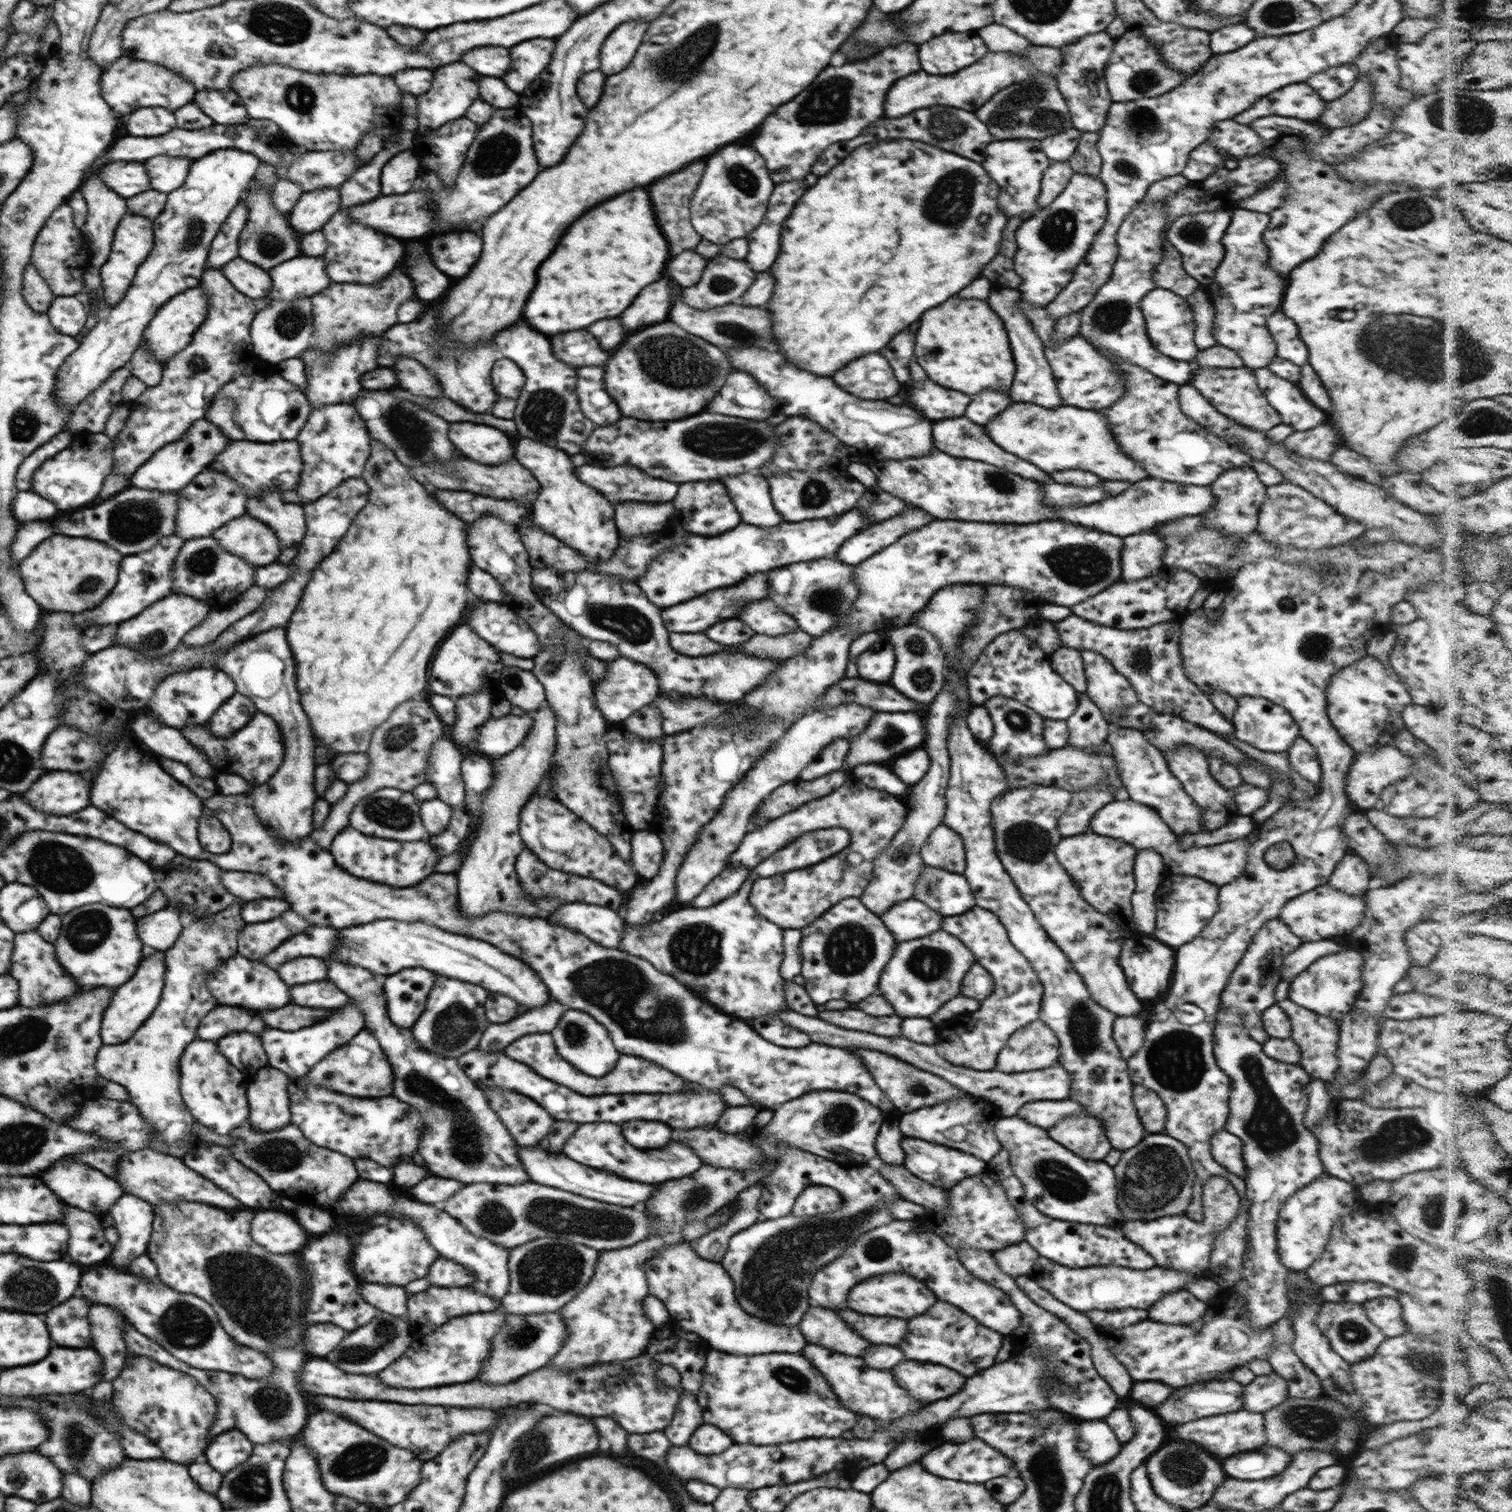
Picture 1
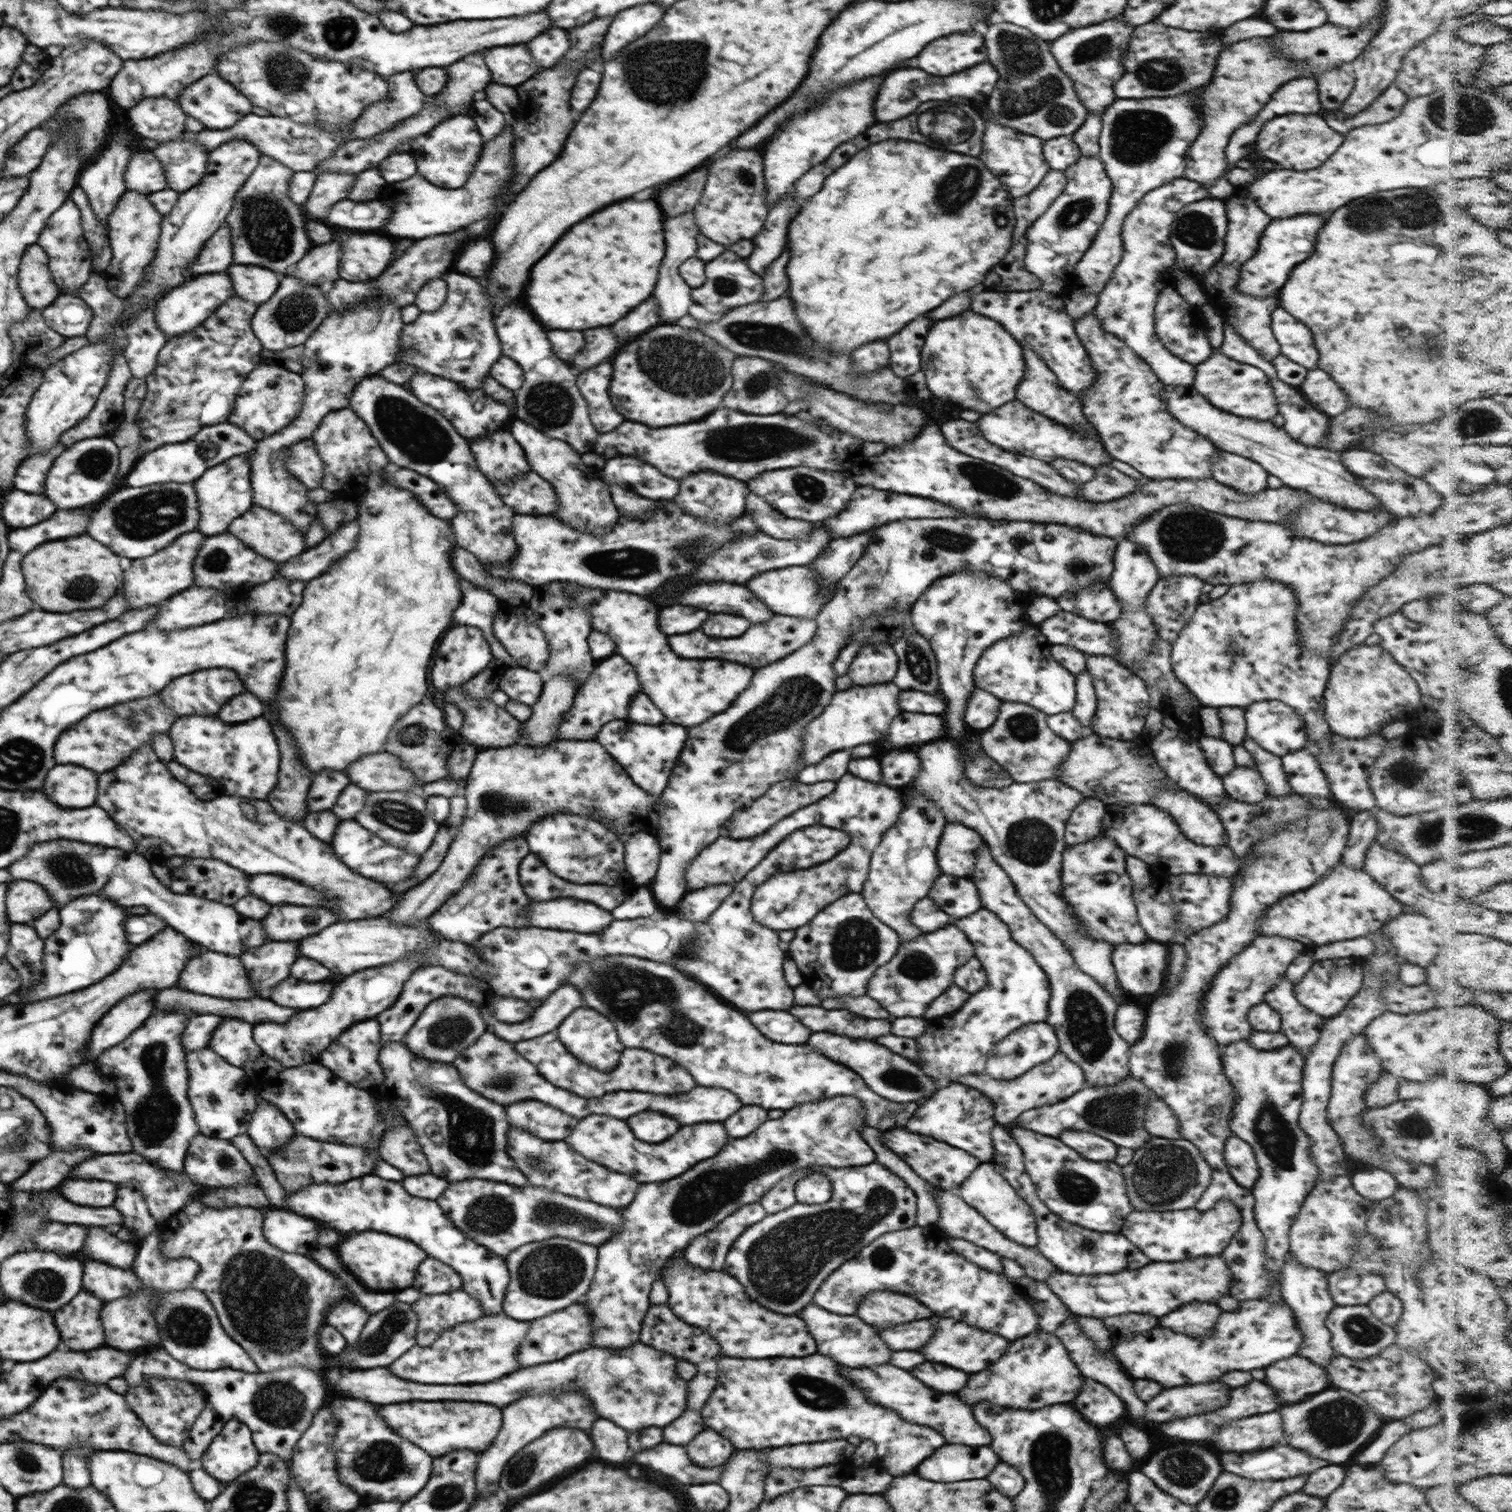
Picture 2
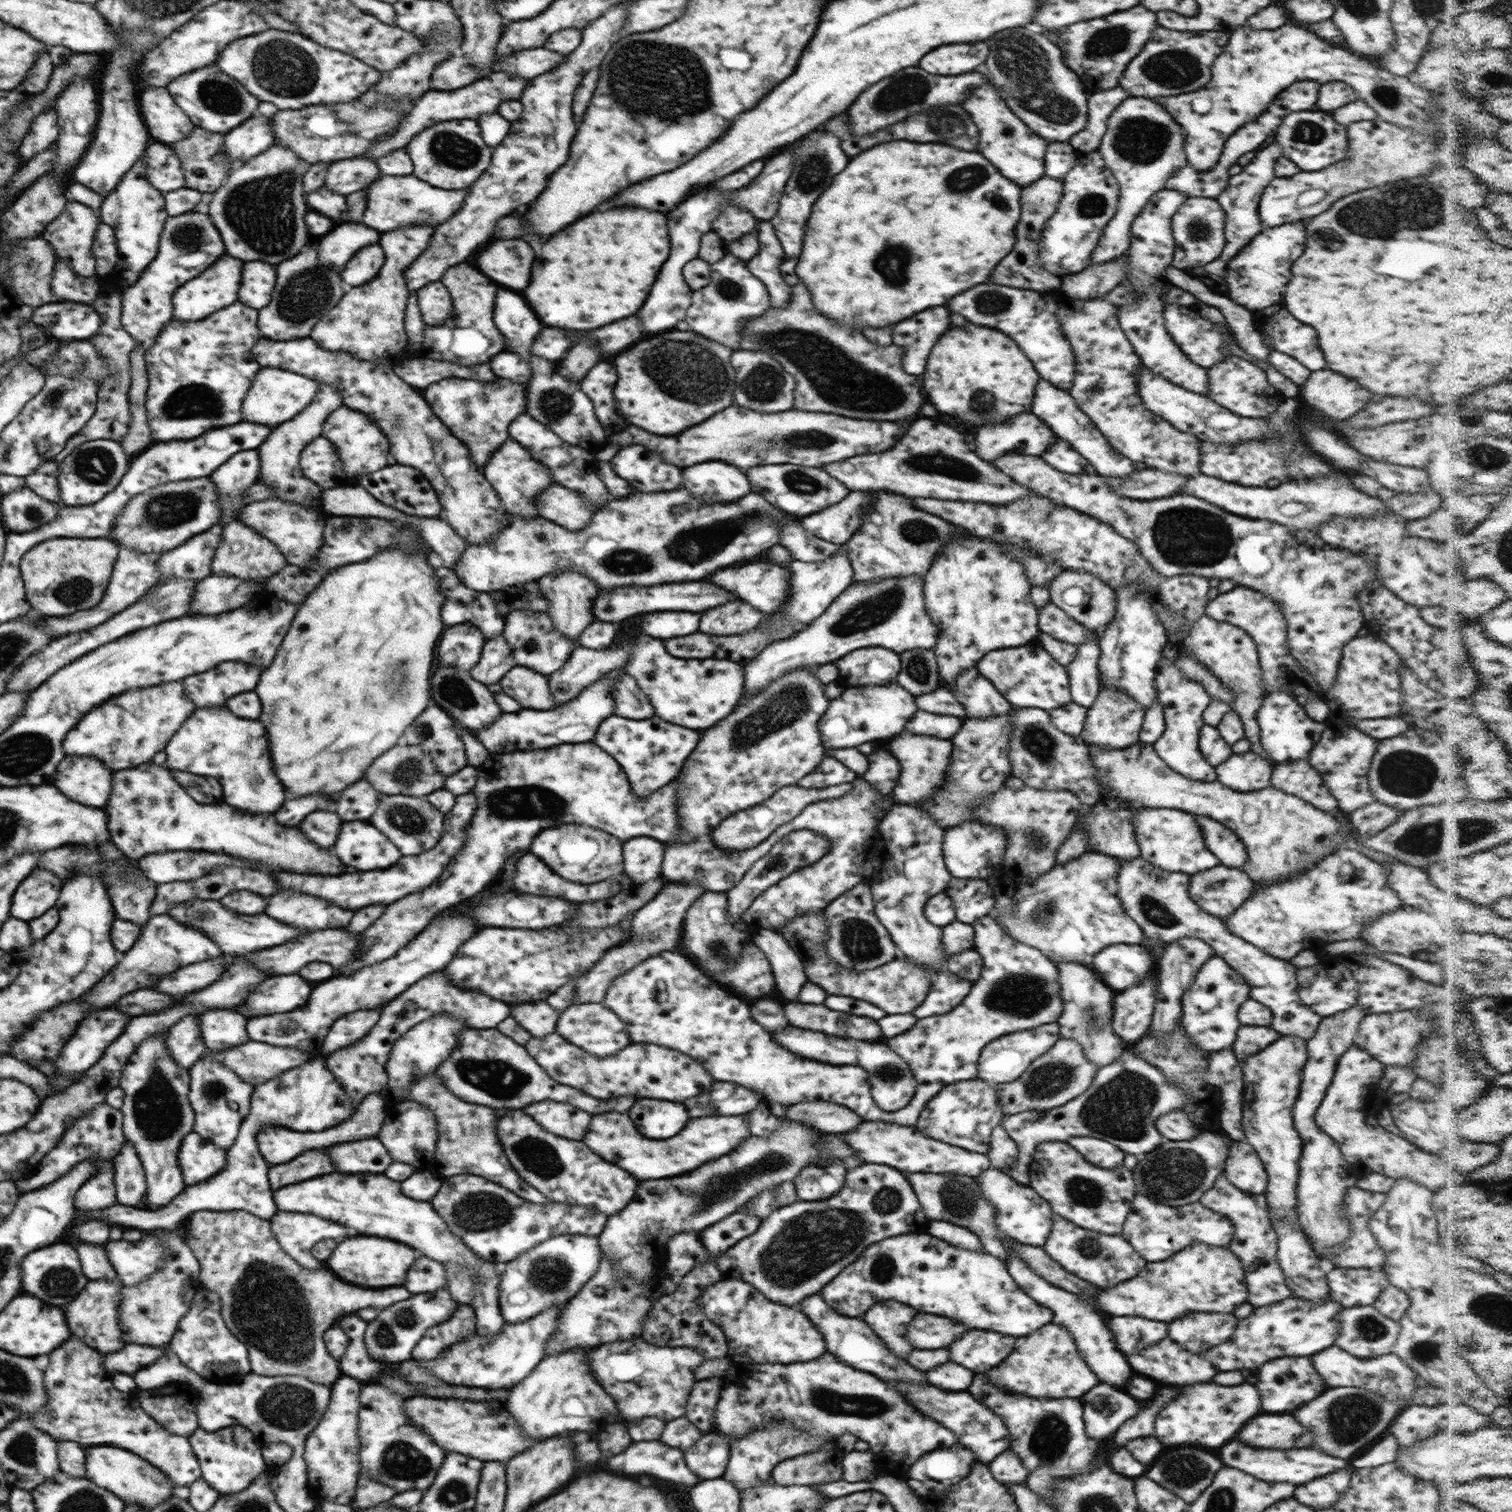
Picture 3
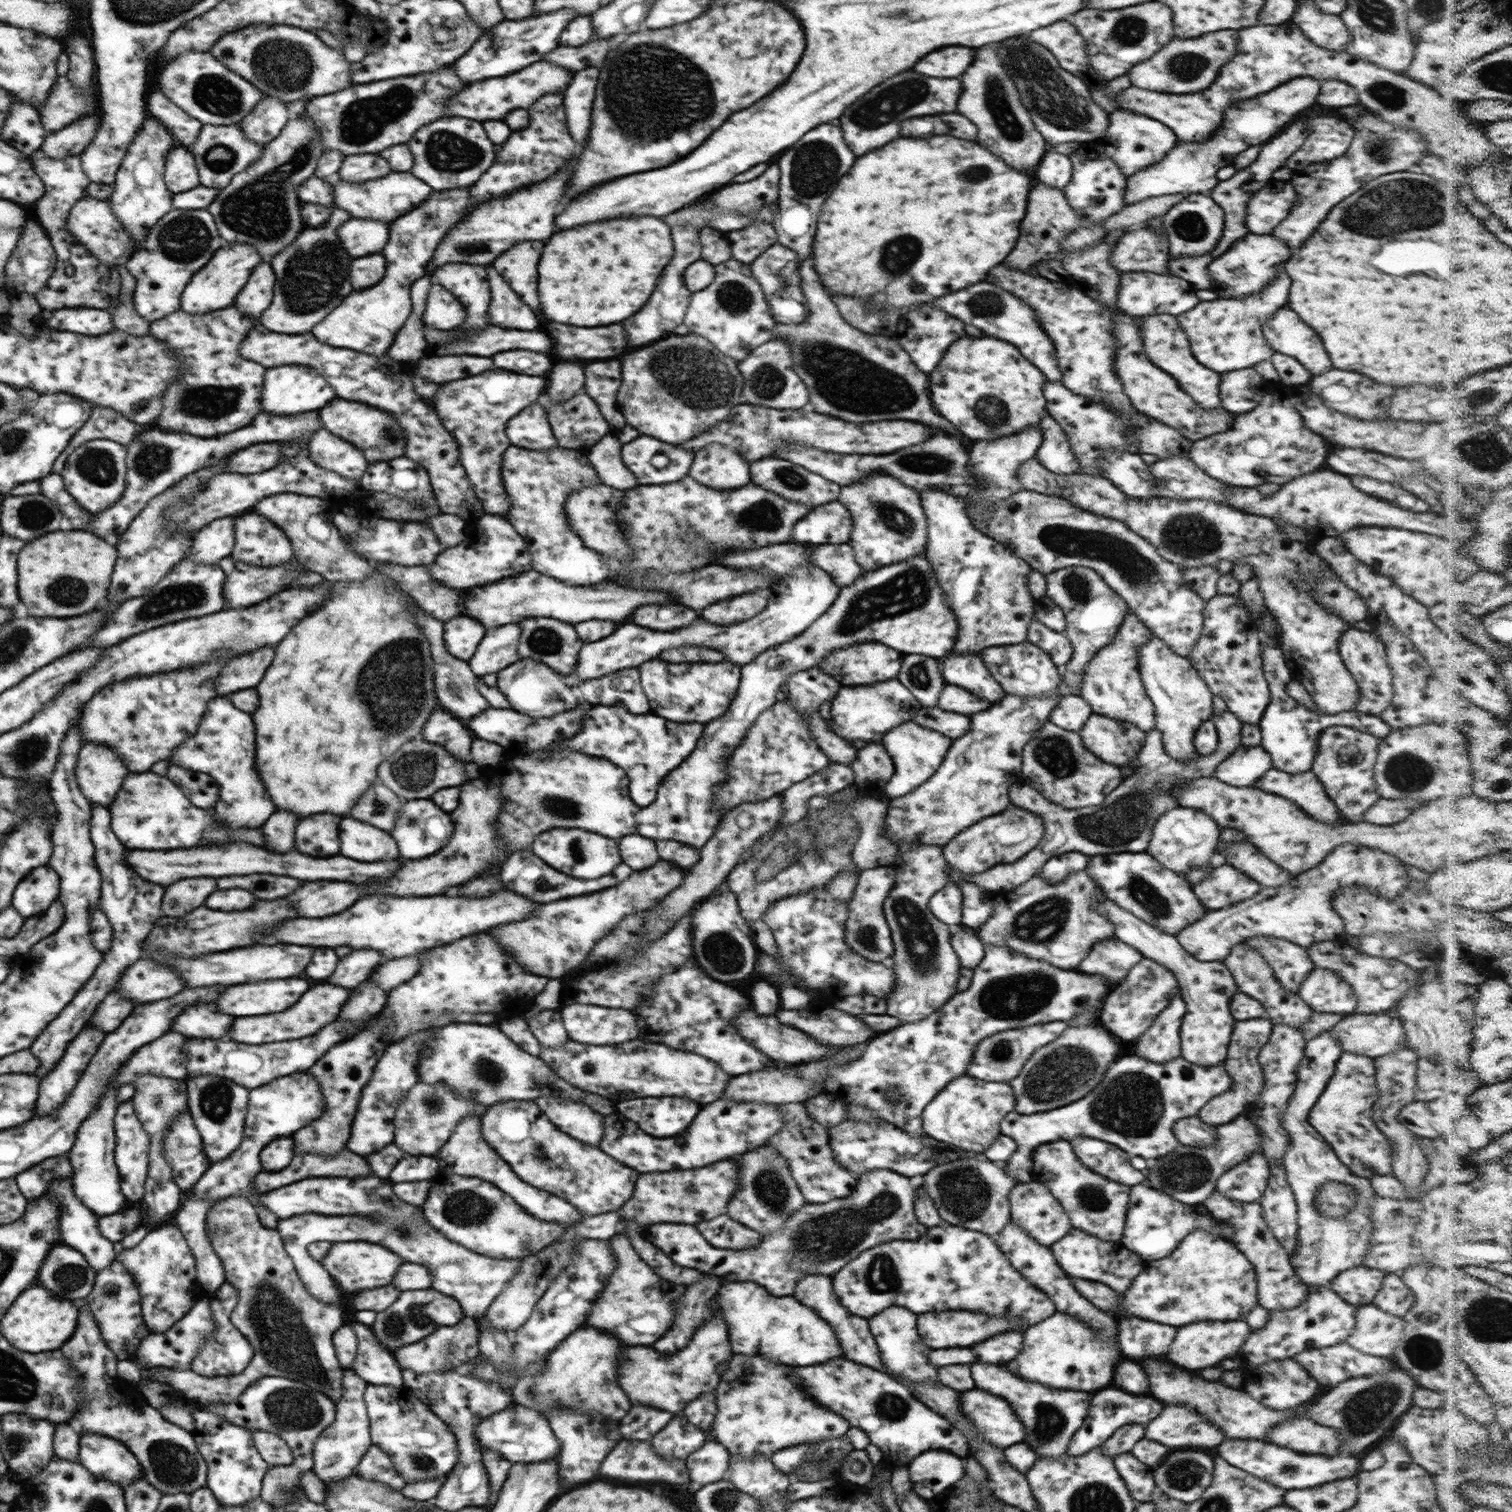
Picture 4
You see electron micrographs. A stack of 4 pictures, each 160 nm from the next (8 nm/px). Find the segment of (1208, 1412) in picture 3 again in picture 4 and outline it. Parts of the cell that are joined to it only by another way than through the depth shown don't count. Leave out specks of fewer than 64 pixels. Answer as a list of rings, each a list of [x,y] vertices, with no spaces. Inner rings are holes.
[[[1180,1404],[1166,1406],[1158,1418],[1146,1426],[1144,1438],[1170,1448],[1218,1446],[1225,1438],[1222,1430],[1212,1422],[1206,1422],[1192,1408]]]

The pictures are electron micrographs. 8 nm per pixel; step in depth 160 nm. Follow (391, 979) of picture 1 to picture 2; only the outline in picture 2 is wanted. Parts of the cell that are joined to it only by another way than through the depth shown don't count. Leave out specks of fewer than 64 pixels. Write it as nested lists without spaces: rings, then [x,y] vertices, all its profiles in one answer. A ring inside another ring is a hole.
[[[426,965],[417,968],[409,976],[409,979],[404,983],[402,992],[398,995],[393,1005],[390,1008],[380,1012],[378,1022],[380,1022],[380,1034],[382,1044],[389,1042],[402,1042],[407,1032],[412,1028],[416,1022],[419,1014],[430,1004],[433,1000],[442,998],[443,996],[457,996],[465,998],[473,1002],[484,1016],[484,1022],[487,1025],[493,1025],[496,1020],[492,1018],[491,1006],[495,992],[489,986],[486,980],[478,980],[477,978],[470,978],[457,972],[452,972],[443,966]]]

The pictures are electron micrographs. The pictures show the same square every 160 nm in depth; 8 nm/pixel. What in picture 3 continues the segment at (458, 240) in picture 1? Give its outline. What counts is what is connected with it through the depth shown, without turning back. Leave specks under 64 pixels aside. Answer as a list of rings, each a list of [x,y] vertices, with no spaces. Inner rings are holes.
[[[498,240],[480,250],[474,264],[498,284],[524,290],[530,282],[534,250],[524,240]]]

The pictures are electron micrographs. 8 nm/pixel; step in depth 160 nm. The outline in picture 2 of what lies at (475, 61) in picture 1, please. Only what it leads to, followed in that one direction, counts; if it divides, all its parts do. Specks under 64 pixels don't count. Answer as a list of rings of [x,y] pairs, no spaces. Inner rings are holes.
[[[526,44],[492,48],[484,52],[484,62],[490,68],[494,82],[515,87],[534,76],[540,68],[534,66],[535,60],[528,54]]]

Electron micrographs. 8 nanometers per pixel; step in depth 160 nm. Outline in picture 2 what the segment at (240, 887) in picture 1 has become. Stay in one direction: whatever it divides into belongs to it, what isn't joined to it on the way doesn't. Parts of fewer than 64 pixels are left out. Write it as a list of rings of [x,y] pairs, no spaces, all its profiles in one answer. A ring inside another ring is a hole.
[[[252,876],[248,882],[248,892],[260,896],[268,904],[316,906],[322,902],[320,892],[314,892],[312,888],[282,876]]]

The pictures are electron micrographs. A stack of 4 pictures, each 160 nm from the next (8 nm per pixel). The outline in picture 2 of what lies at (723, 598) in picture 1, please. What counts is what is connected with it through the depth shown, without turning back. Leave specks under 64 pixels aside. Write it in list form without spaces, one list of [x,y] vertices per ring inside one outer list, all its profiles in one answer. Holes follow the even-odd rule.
[[[672,604],[660,612],[660,630],[668,636],[688,634],[692,630],[698,630],[708,616],[710,614],[700,610],[700,608]]]

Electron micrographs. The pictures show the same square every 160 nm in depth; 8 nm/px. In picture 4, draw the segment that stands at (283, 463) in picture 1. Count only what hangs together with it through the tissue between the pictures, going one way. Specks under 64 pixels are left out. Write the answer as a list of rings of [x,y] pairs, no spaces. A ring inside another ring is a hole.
[[[326,428],[318,429],[311,438],[306,447],[312,460],[316,460],[316,466],[332,470],[346,479],[361,479],[369,463],[364,460],[360,449],[351,442],[328,432]]]

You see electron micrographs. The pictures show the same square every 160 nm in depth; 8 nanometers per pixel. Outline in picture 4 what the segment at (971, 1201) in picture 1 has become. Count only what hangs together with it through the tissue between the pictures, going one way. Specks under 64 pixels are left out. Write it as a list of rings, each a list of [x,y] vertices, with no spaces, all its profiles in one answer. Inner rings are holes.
[[[1033,1181],[1016,1184],[1016,1188],[1012,1188],[1010,1192],[1009,1203],[1012,1214],[1009,1224],[1018,1225],[1020,1229],[1024,1229],[1038,1244],[1049,1247],[1074,1228],[1062,1205],[1042,1184]]]

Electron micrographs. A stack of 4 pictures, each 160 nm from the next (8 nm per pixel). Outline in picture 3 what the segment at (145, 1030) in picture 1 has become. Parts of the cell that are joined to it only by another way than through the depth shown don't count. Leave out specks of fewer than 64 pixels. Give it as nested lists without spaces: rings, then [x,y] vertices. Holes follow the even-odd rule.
[[[160,1031],[159,1034],[144,1039],[140,1047],[128,1059],[122,1070],[122,1076],[118,1078],[119,1086],[125,1092],[124,1102],[119,1108],[123,1112],[123,1135],[125,1140],[134,1144],[142,1158],[143,1169],[147,1170],[147,1199],[151,1209],[166,1206],[177,1199],[184,1188],[187,1188],[182,1166],[179,1165],[179,1147],[195,1126],[195,1111],[190,1101],[191,1075],[189,1069],[180,1066],[169,1052],[167,1031]]]

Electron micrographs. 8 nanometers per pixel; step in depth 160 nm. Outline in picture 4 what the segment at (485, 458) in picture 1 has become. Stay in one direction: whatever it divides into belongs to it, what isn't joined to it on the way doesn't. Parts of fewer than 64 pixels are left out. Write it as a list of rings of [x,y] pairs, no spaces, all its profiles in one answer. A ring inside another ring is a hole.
[[[511,444],[503,452],[501,477],[511,500],[508,519],[529,546],[533,570],[568,586],[583,587],[607,580],[608,567],[603,557],[596,550],[587,548],[571,529],[565,513],[567,496],[573,490],[601,483],[597,474],[583,450],[560,446],[552,450],[532,450]]]

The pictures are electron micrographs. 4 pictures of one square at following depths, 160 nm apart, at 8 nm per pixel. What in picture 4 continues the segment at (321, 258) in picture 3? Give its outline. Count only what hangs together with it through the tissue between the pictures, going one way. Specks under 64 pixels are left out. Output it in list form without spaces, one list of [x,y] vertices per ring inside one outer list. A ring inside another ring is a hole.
[[[352,218],[340,226],[338,240],[348,256],[358,258],[366,254],[380,252],[388,242],[388,224],[372,220]]]

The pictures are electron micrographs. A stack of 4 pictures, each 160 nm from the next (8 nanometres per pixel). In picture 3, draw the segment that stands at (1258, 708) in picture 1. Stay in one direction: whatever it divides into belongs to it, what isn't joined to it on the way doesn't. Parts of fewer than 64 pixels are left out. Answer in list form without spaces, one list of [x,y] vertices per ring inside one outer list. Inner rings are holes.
[[[1284,692],[1266,694],[1264,704],[1256,712],[1256,720],[1259,726],[1259,740],[1262,749],[1277,763],[1304,760],[1309,758],[1314,740],[1310,736],[1322,736],[1330,722],[1316,722],[1309,718],[1300,702],[1292,699],[1292,696]]]

